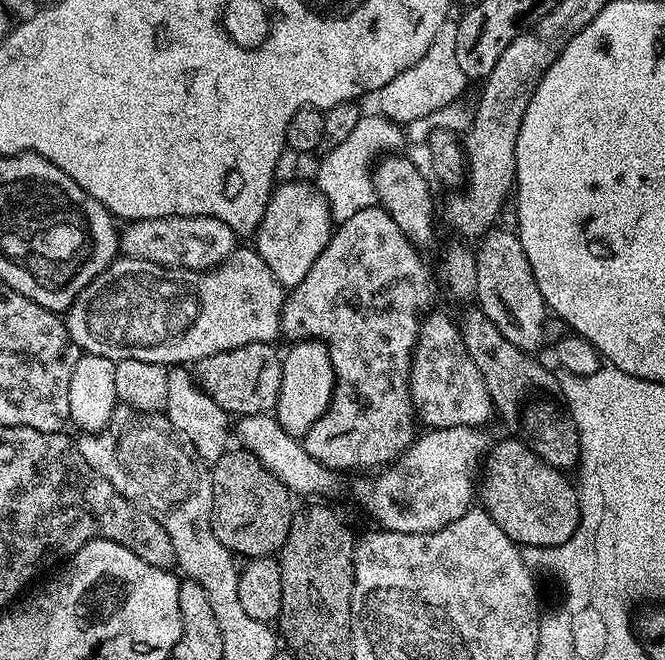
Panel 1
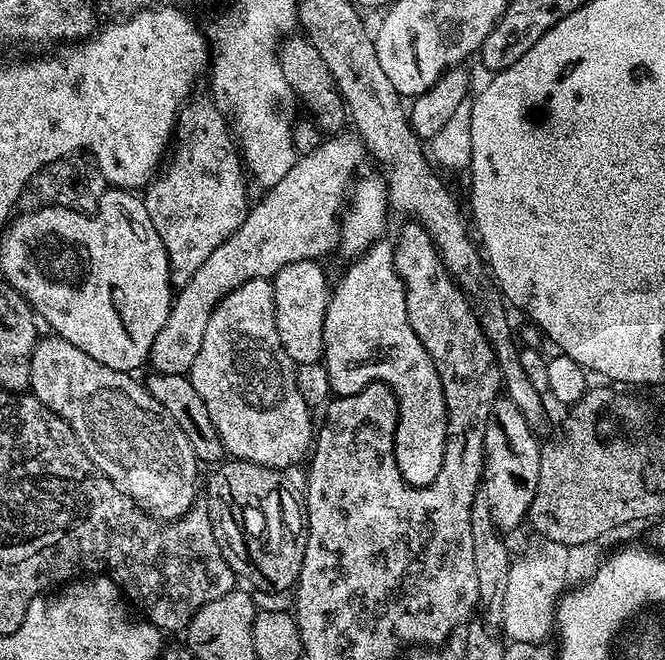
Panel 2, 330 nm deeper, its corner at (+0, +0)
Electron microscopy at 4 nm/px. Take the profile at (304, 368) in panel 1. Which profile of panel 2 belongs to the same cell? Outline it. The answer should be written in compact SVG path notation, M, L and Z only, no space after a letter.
M377 242L355 257L349 263L352 265L345 270L344 277L331 289L324 319L322 363L328 371L330 386L336 396L353 396L368 384L377 382L391 388L396 395L396 403L400 409L399 423L402 425L402 434L396 438L398 470L402 470L402 478L406 478L411 488L429 488L434 478L438 478L438 470L442 470L442 458L446 454L446 394L442 390L442 378L438 378L438 370L430 354L422 346L418 334L414 334L414 326L410 326L410 314L406 306L408 289L396 269L395 247L391 243L384 243Z

